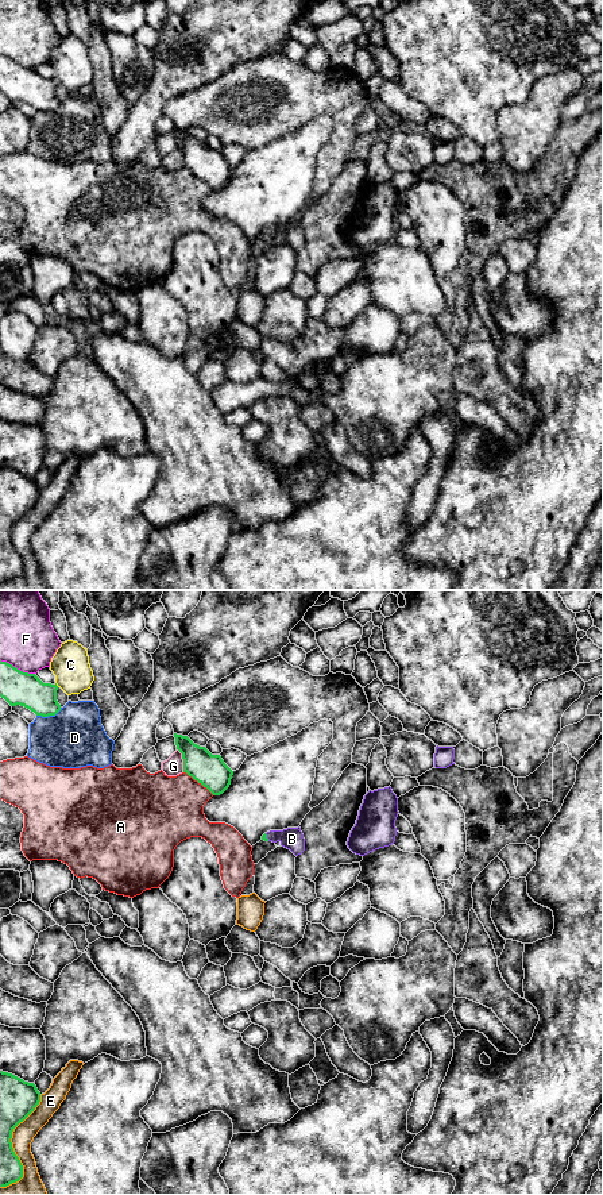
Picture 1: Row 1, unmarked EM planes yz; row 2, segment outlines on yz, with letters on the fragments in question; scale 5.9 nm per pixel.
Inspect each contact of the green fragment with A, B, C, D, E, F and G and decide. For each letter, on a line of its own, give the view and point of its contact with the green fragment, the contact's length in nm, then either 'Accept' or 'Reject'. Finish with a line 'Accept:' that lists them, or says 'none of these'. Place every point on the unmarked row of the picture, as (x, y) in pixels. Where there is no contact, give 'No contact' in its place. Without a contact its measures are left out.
A: Touches green at yz (198, 177). Shared border 240 nm. Reject
B: Touches green at yz (266, 232). Shared border 50 nm. Accept
C: Touches green at yz (55, 80). Shared border 40 nm. Reject
D: Touches green at yz (49, 110). Shared border 160 nm. Reject
E: Touches green at yz (11, 542). Shared border 600 nm. Reject
F: Touches green at yz (16, 64). Shared border 220 nm. Reject
G: Touches green at yz (184, 155). Shared border 150 nm. Reject
Accept: B

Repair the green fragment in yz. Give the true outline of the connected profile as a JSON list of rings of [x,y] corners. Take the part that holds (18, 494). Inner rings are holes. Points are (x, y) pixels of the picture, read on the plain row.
[[[0,466],[0,582],[23,573],[23,560],[12,543],[12,527],[39,500],[40,487],[34,478]]]

